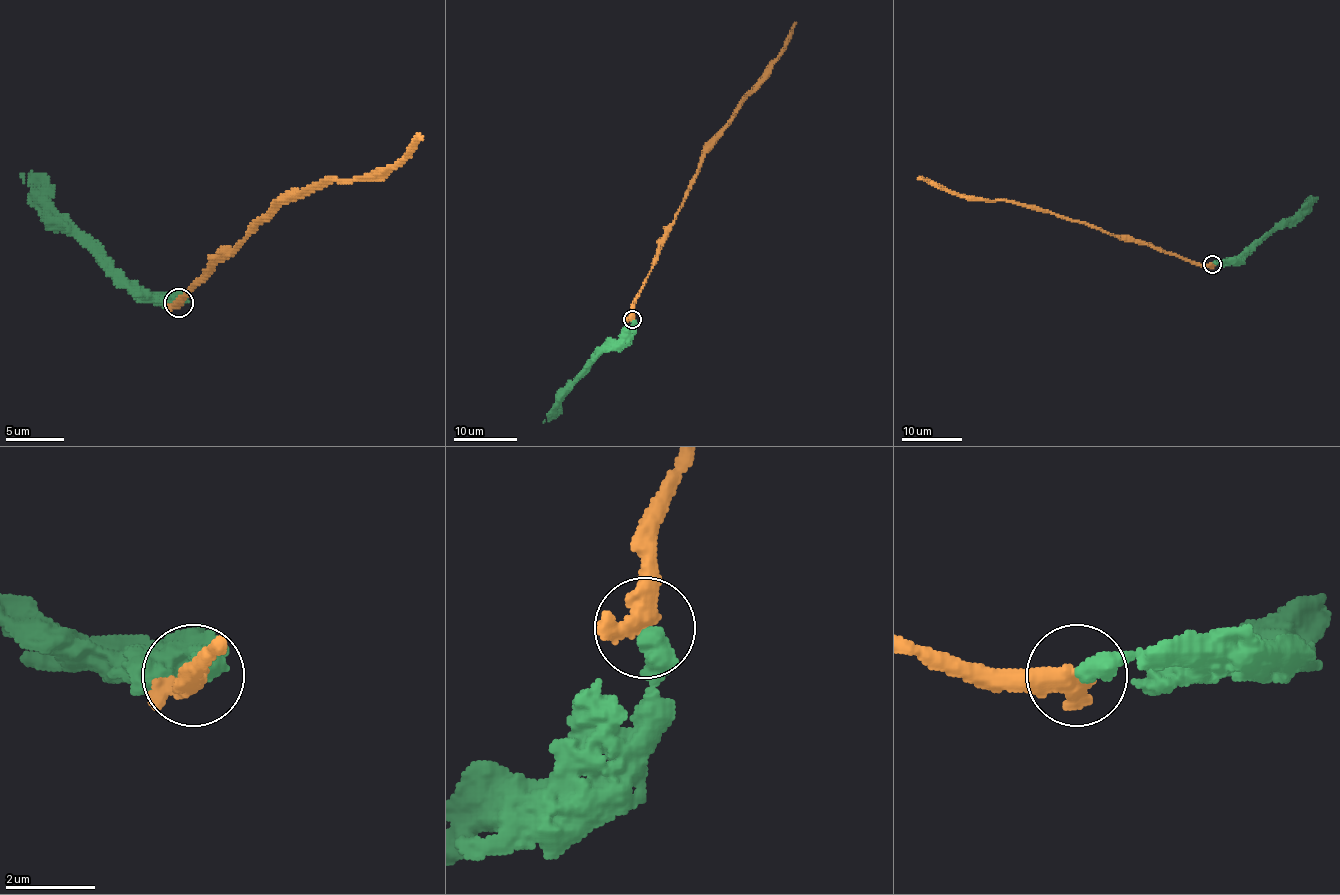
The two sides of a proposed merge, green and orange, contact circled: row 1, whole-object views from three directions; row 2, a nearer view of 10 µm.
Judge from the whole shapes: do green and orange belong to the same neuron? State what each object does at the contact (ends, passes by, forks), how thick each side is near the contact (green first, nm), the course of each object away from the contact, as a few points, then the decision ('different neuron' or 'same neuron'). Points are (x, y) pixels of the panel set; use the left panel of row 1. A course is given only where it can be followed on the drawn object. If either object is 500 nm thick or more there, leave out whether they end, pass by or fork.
480 nm thick on the green side, 550 nm on the other; green runs (179, 302), (181, 299), (175, 296), (139, 296), (29, 177), (23, 183); orange runs (179, 302), (177, 302), (192, 284), (226, 255), (275, 200), (323, 180), (382, 174), (422, 136); same neuron

